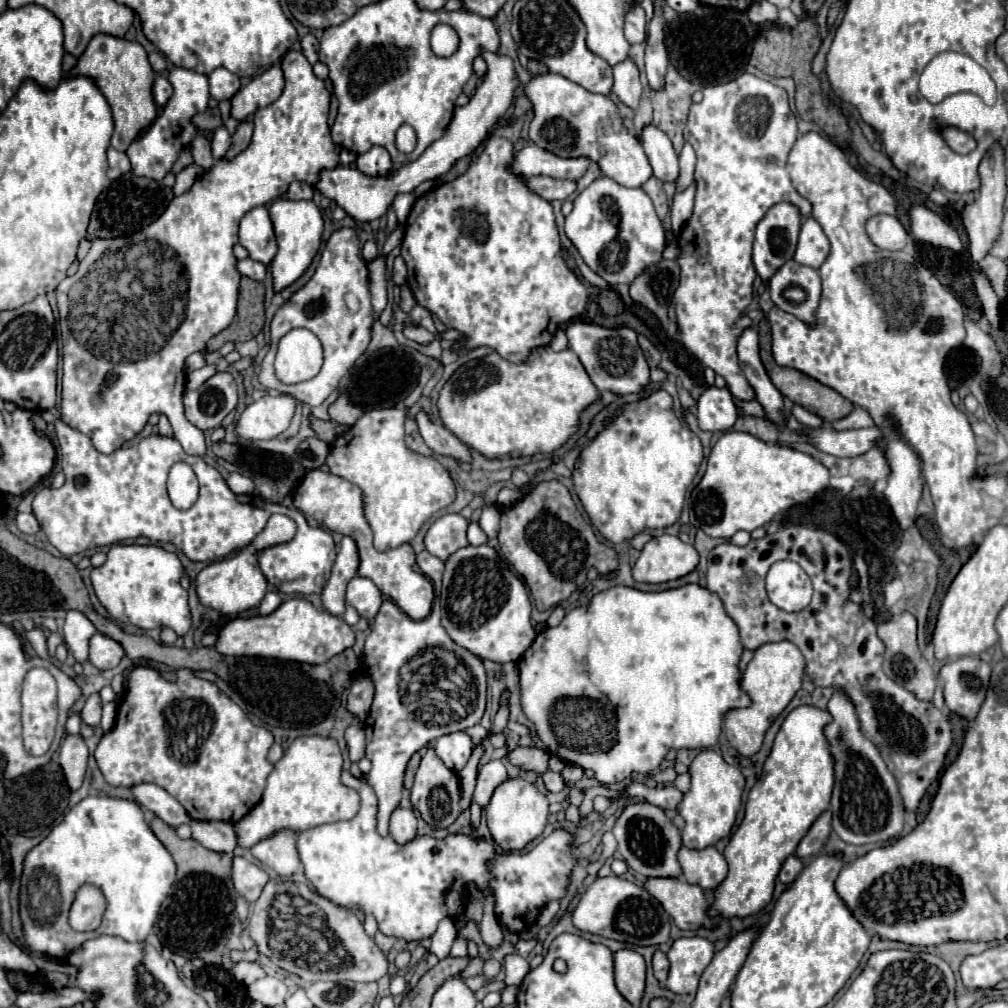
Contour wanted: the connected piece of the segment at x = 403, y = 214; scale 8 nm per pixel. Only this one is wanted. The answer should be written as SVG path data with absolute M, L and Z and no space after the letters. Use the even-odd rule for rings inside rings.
M413 193L398 194L393 203L392 208L397 216L399 223L406 223L408 215L416 201L416 197Z

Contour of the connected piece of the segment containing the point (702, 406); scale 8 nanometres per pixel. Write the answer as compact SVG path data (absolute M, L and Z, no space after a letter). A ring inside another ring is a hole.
M708 387L697 400L697 420L702 431L728 431L738 419L734 397L728 389Z

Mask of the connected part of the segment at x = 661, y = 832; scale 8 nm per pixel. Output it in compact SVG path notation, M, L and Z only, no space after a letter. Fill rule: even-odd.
M648 801L630 803L620 813L612 833L618 841L618 851L622 853L624 861L642 877L680 877L682 875L680 863L676 859L676 853L682 845L680 831L668 819L664 809Z

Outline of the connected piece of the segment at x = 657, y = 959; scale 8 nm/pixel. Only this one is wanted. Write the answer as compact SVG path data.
M662 951L654 953L654 957L652 957L652 969L654 969L654 977L664 983L666 977L668 977L668 969L670 969L670 961L668 961L666 953L662 953Z

